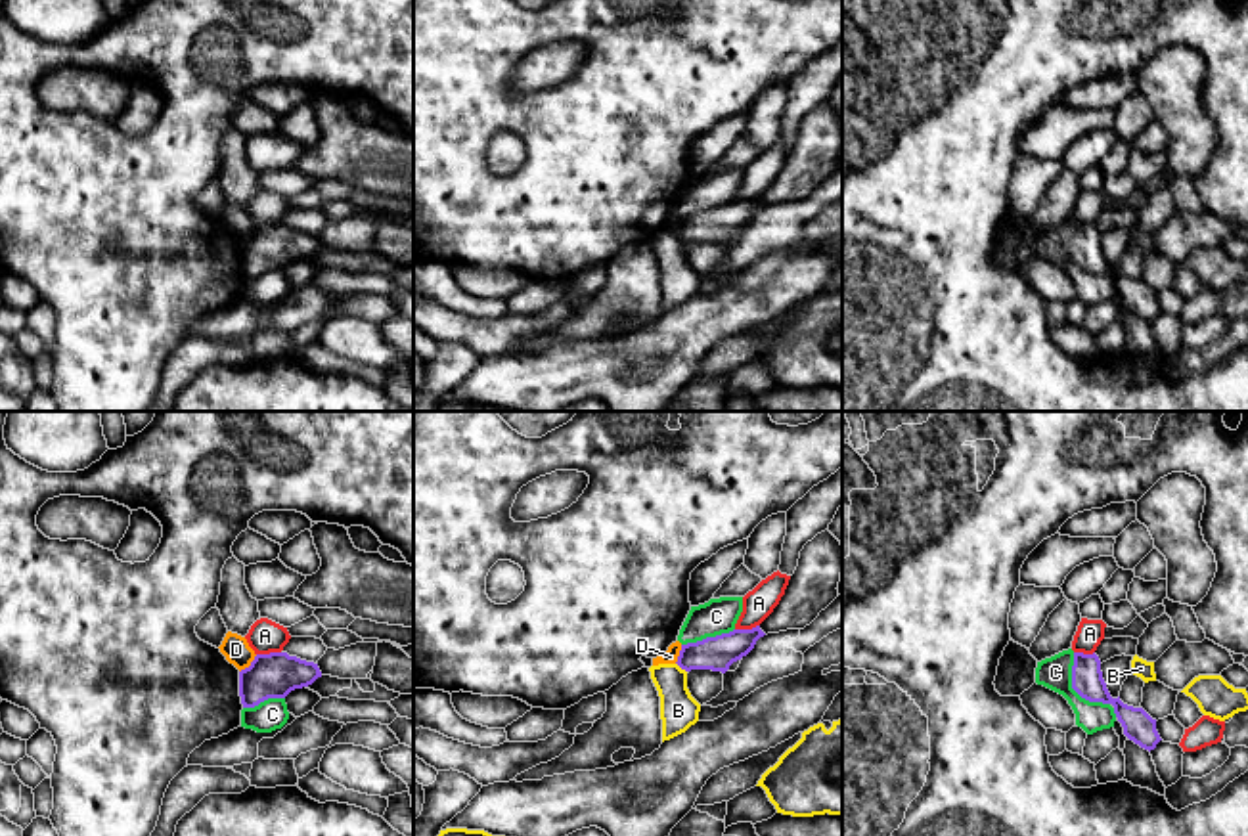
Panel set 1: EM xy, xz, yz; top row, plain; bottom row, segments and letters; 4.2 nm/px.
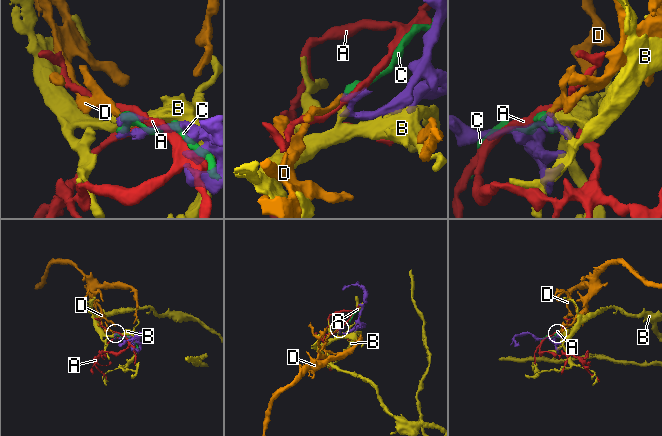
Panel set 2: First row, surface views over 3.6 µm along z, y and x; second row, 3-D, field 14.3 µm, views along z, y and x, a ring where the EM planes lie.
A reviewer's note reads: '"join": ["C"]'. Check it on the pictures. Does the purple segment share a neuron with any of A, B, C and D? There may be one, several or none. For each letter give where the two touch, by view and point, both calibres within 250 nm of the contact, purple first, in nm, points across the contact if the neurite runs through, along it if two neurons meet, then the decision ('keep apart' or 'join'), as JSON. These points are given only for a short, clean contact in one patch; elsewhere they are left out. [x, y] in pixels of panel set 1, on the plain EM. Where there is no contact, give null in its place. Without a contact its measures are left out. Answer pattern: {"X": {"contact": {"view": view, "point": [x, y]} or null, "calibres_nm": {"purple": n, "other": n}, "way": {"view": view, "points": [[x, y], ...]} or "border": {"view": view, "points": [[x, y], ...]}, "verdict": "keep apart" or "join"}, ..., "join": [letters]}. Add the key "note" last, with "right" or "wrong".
{"A": {"contact": {"view": "xy", "point": [270, 224]}, "calibres_nm": {"purple": 190, "other": 140}, "border": {"view": "xy", "points": [[280, 222], [257, 226]]}, "verdict": "keep apart"}, "B": {"contact": {"view": "xz", "point": [682, 240]}, "calibres_nm": {"purple": 150, "other": 160}, "border": {"view": "xz", "points": [[676, 234], [686, 243]]}, "verdict": "keep apart"}, "C": {"contact": {"view": "yz", "point": [1074, 261]}, "calibres_nm": {"purple": 130, "other": 140}, "verdict": "keep apart"}, "D": {"contact": {"view": "xy", "point": [251, 236]}, "calibres_nm": {"purple": 190, "other": 120}, "border": {"view": "xy", "points": [[257, 226], [240, 243]]}, "verdict": "keep apart"}, "join": [], "note": "wrong"}

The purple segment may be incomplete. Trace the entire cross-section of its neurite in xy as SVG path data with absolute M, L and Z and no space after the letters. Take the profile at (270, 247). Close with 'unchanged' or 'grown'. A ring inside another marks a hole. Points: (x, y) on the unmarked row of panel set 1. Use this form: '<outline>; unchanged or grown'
M287 224L256 226L249 239L239 243L243 279L255 279L268 270L285 270L291 262L312 256L322 243L318 235Z; unchanged

